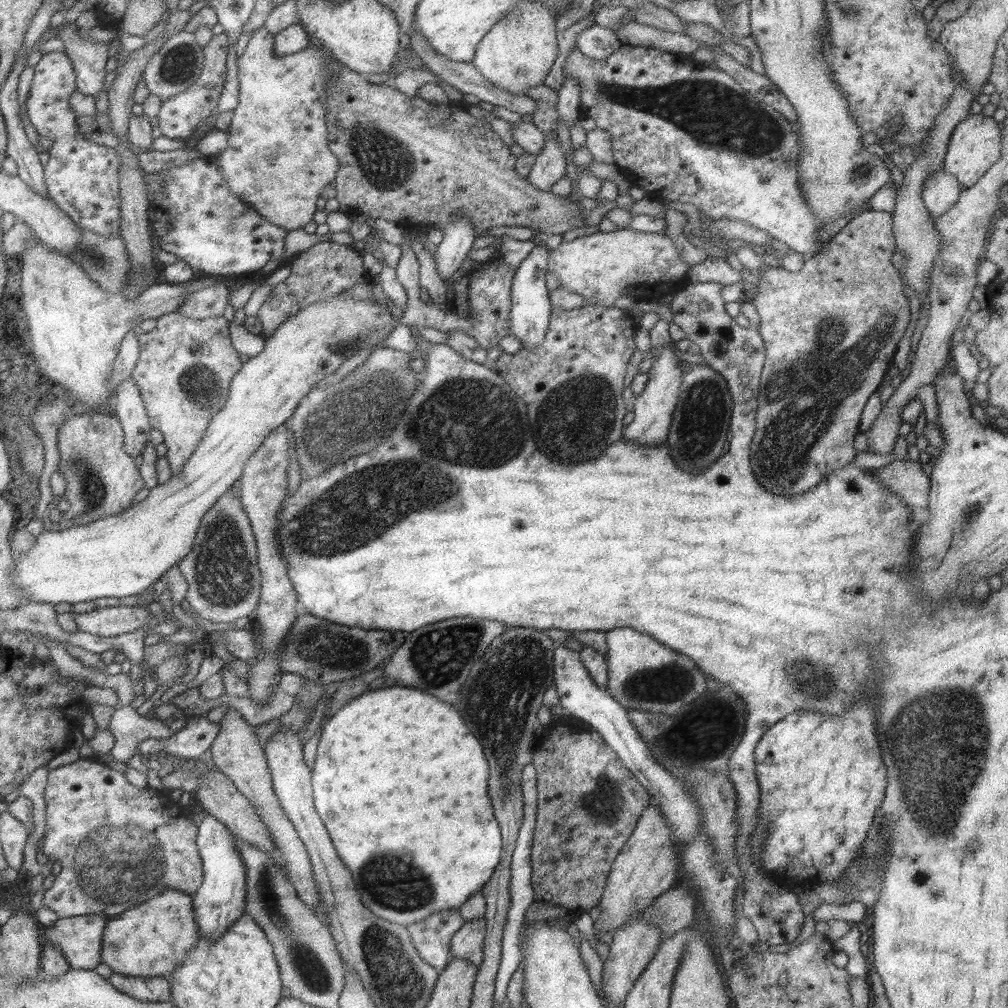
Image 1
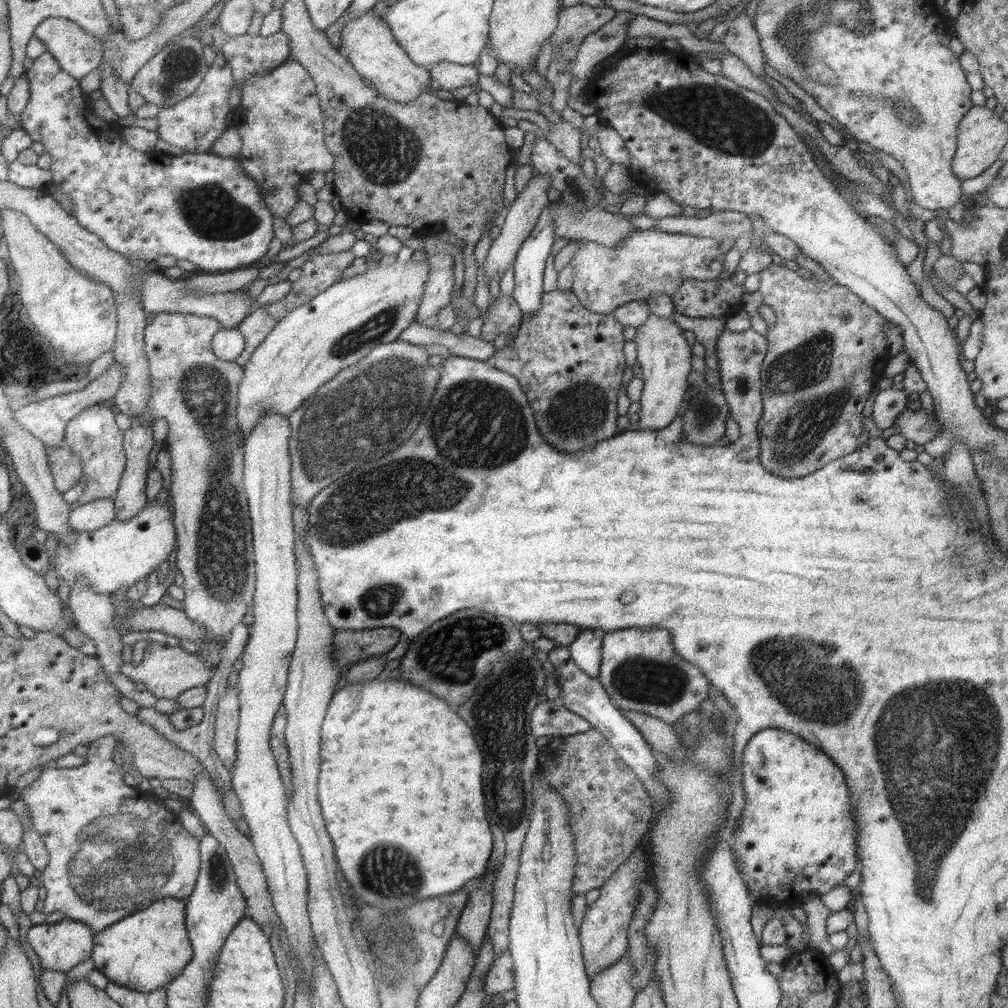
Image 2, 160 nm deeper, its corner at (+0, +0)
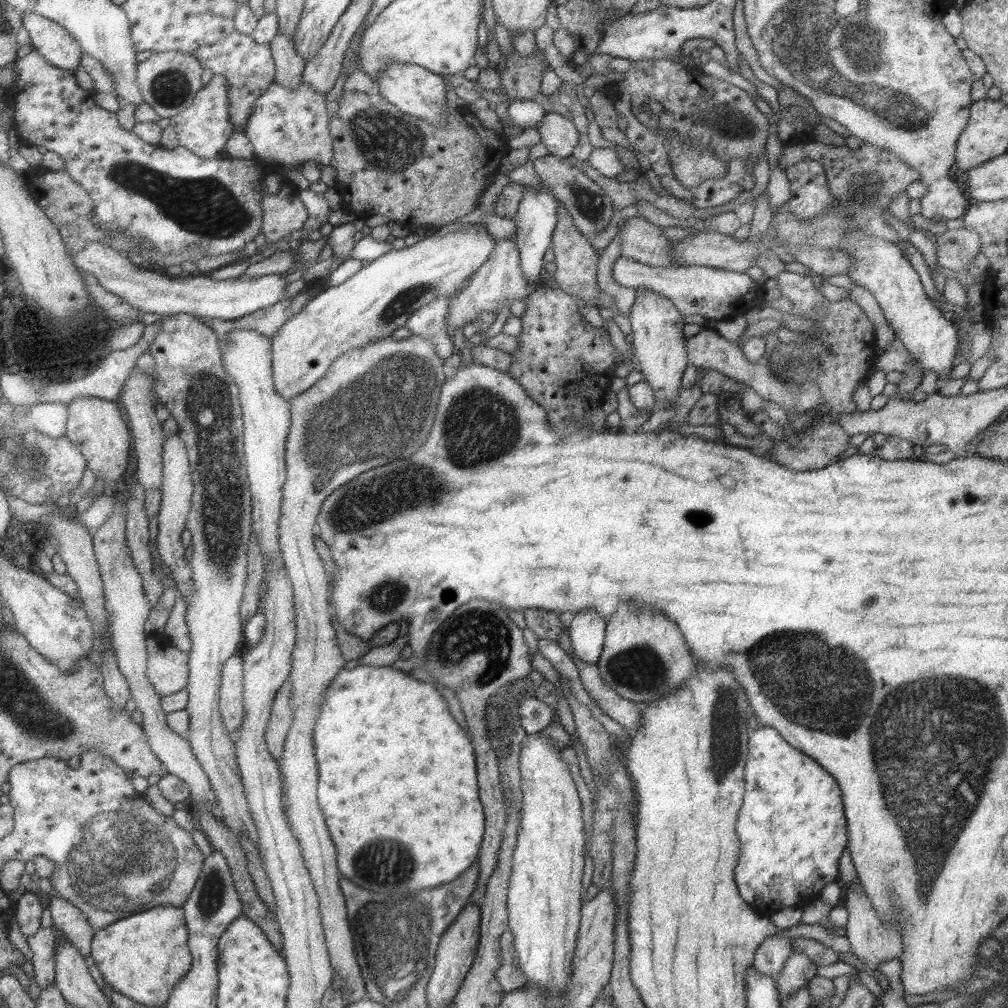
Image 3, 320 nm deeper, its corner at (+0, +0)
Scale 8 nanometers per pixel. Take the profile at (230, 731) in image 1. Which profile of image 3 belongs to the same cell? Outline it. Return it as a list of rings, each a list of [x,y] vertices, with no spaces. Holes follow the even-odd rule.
[[[241,653],[233,654],[223,661],[220,675],[218,707],[226,731],[232,735],[231,732],[240,726],[244,714]]]

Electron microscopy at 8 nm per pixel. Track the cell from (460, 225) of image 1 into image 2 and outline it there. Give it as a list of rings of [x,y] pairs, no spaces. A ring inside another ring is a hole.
[[[435,253],[427,258],[430,266],[430,275],[423,297],[418,305],[414,320],[418,324],[431,329],[438,329],[437,311],[447,306],[452,300],[453,282],[453,257],[447,253]]]

